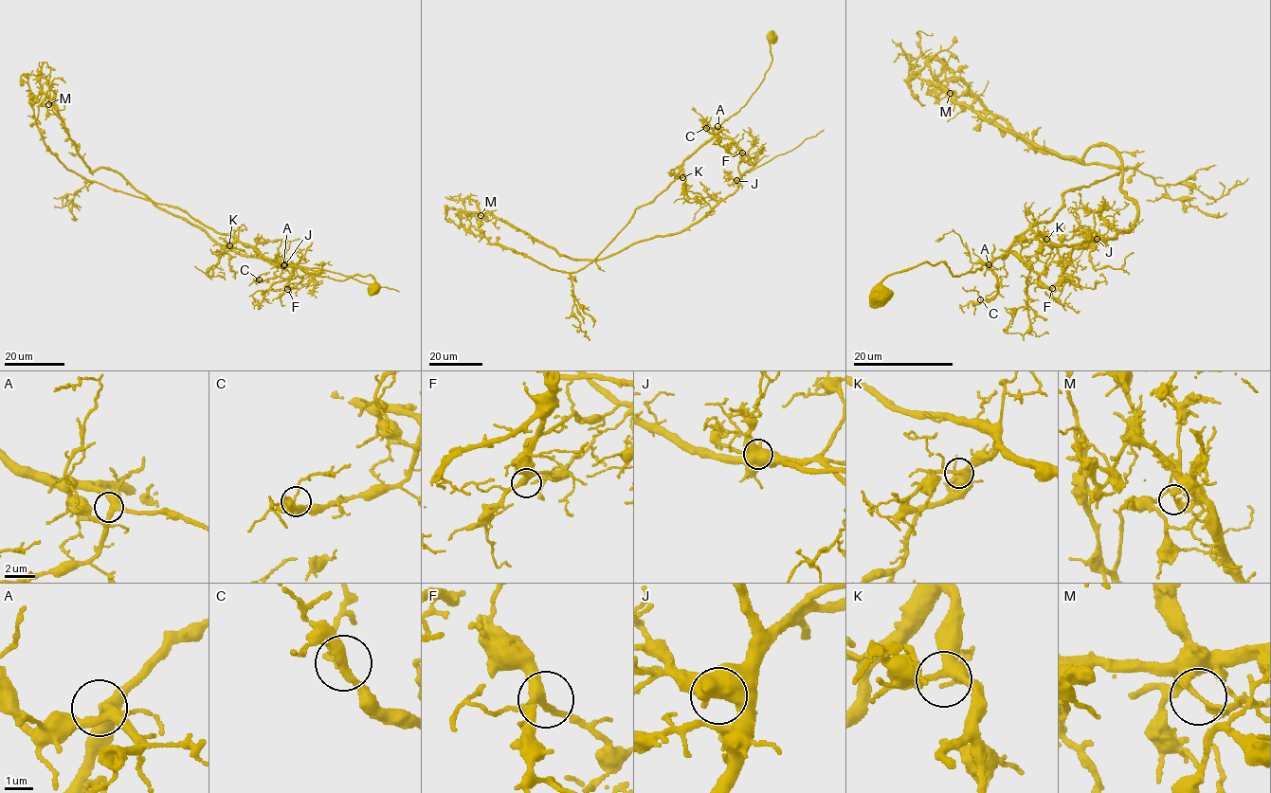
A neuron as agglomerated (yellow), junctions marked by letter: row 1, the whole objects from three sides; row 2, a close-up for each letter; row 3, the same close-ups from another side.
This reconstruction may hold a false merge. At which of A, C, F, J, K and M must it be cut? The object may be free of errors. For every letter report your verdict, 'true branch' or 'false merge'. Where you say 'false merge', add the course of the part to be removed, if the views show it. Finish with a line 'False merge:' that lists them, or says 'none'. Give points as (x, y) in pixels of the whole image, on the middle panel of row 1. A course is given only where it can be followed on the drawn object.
A: true branch
C: true branch
F: true branch
J: true branch
K: true branch
M: false merge; foreign part runs (481, 215), (487, 211), (560, 255), (605, 259), (642, 241), (680, 233), (735, 190), (744, 172), (824, 130)
False merge: M

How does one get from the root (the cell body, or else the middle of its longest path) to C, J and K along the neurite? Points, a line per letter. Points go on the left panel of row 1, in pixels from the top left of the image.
C: (372, 288), (374, 279), (370, 275), (357, 274), (340, 281), (293, 266), (284, 266), (279, 276), (259, 279)
J: (372, 288), (374, 279), (370, 275), (340, 281), (281, 261), (291, 264), (291, 279), (310, 273), (284, 264)
K: (372, 288), (374, 279), (370, 275), (357, 274), (335, 280), (272, 261), (237, 240), (229, 245)

